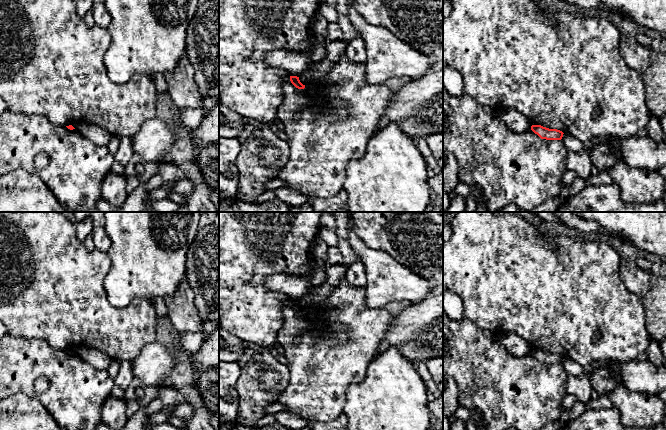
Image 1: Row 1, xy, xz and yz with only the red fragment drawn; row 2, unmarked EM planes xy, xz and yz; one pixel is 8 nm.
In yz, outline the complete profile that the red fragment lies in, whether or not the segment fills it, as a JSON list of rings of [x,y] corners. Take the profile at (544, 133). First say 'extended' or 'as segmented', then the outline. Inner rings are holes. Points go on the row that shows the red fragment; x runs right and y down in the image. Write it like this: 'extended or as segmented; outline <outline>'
as segmented; outline [[[532,125],[531,130],[537,134],[541,139],[546,140],[561,140],[563,132],[557,129],[549,129],[541,125]]]

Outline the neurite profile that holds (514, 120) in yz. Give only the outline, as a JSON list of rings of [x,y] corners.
[[[506,109],[497,112],[498,118],[512,131],[522,133],[531,129],[531,123],[525,115],[518,112],[516,109]]]

